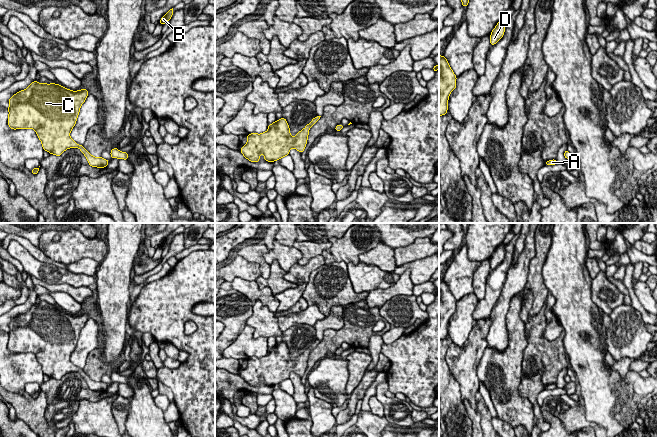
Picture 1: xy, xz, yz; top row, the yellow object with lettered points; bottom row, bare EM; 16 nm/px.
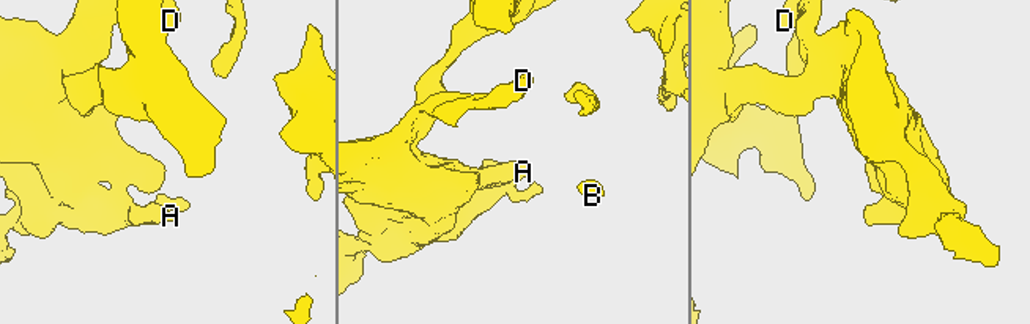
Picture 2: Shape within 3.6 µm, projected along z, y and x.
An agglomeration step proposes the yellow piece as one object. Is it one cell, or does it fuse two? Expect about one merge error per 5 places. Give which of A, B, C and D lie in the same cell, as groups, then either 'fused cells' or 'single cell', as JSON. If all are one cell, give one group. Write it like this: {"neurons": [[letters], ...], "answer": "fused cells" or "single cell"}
{"neurons": [["A", "B", "C", "D"]], "answer": "single cell"}

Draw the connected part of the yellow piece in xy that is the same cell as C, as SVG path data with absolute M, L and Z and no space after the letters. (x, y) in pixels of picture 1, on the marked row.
M33 81L25 90L21 90L9 99L8 125L11 129L33 129L42 143L44 151L60 156L69 148L79 148L92 167L107 167L109 160L92 156L83 145L78 145L70 137L70 132L76 124L80 107L88 96L86 89L72 91L59 84L40 84Z

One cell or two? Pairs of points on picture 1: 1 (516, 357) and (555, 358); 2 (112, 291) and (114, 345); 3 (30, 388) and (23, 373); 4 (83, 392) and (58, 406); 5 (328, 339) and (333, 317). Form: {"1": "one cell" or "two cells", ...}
{"1": "two cells", "2": "one cell", "3": "two cells", "4": "one cell", "5": "two cells"}

